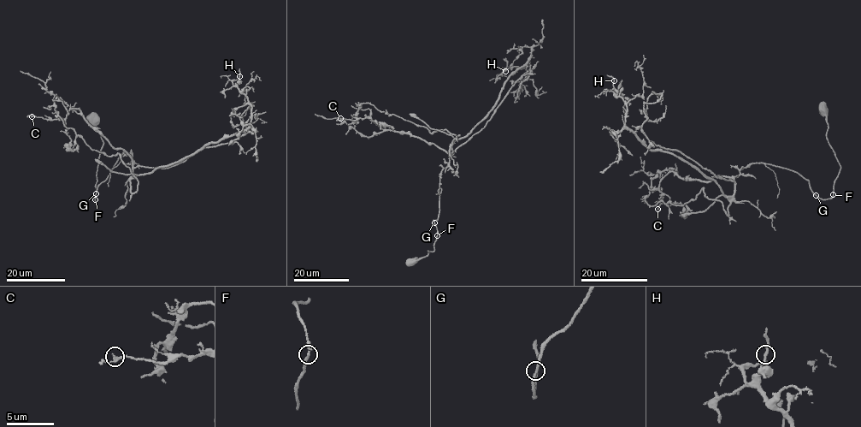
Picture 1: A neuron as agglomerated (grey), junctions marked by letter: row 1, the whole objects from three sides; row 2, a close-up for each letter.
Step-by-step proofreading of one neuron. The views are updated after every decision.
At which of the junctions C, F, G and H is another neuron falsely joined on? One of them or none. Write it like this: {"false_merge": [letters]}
{"false_merge": []}

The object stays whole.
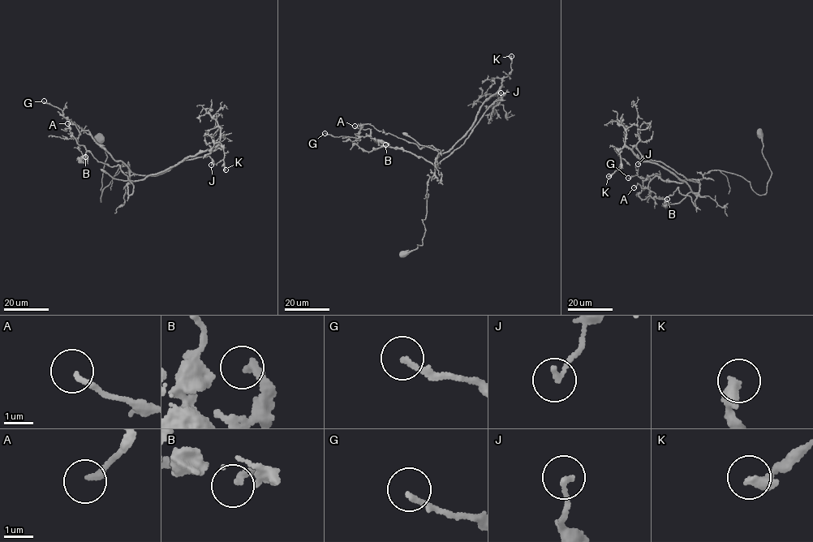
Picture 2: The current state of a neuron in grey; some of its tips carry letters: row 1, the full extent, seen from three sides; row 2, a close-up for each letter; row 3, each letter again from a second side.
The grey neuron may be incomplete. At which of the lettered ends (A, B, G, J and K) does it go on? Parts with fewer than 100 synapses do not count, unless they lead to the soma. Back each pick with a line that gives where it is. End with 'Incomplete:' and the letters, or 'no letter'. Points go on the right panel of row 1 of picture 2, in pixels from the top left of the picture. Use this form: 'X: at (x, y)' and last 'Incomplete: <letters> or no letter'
Incomplete: no letter

